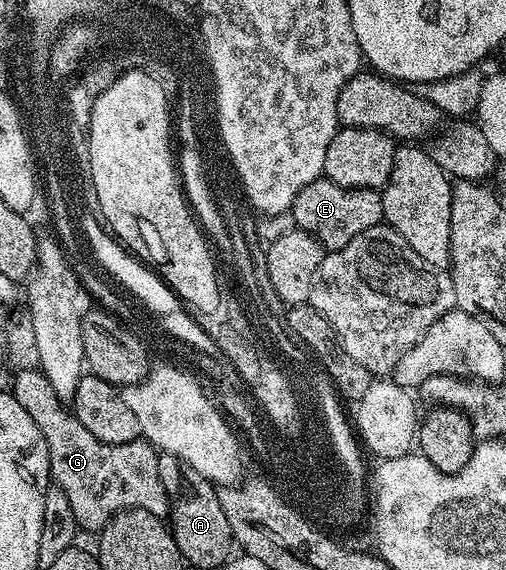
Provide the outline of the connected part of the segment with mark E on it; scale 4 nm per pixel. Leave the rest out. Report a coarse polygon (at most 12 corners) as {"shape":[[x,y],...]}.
{"shape":[[321,178],[298,190],[294,222],[325,250],[382,223],[375,188]]}

